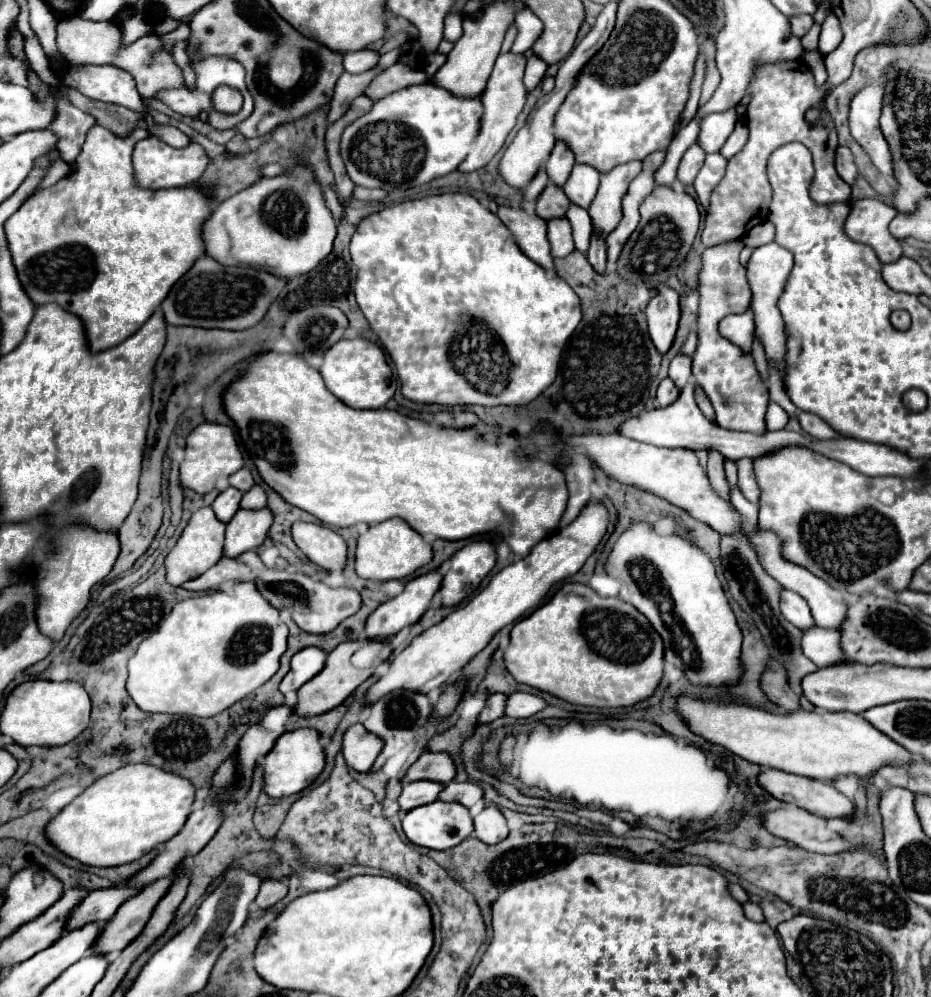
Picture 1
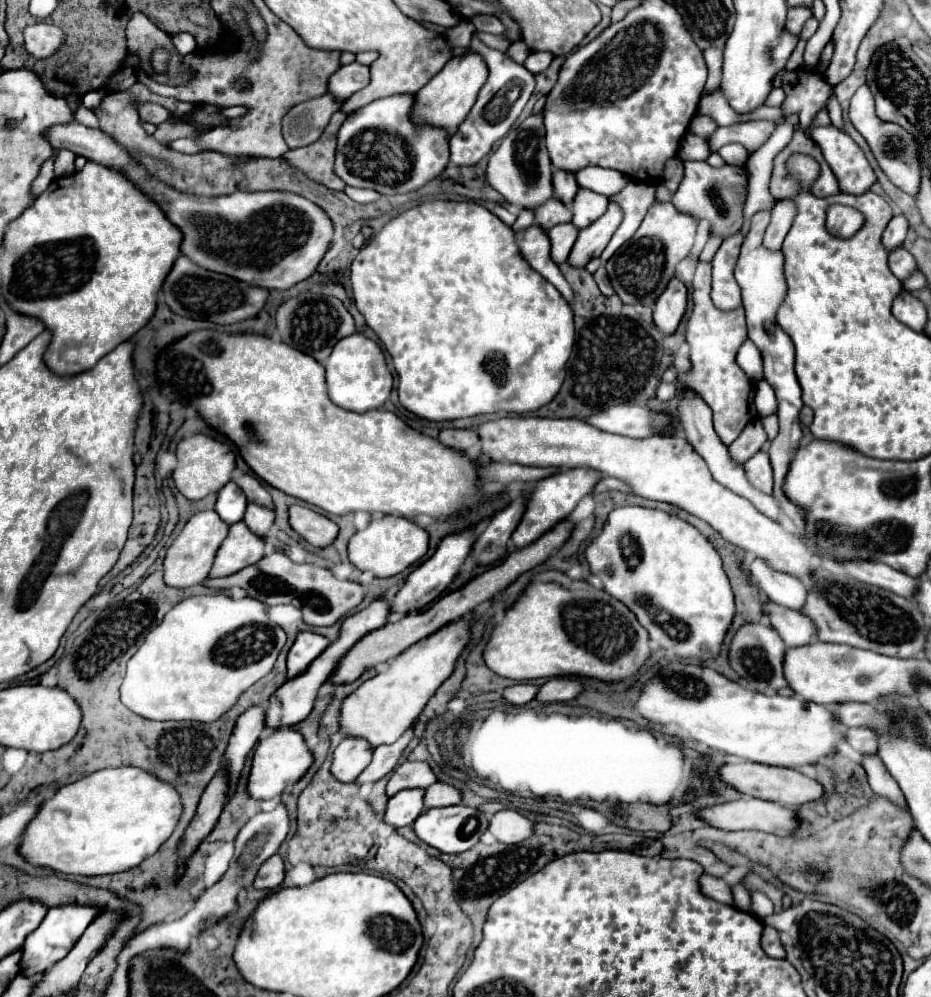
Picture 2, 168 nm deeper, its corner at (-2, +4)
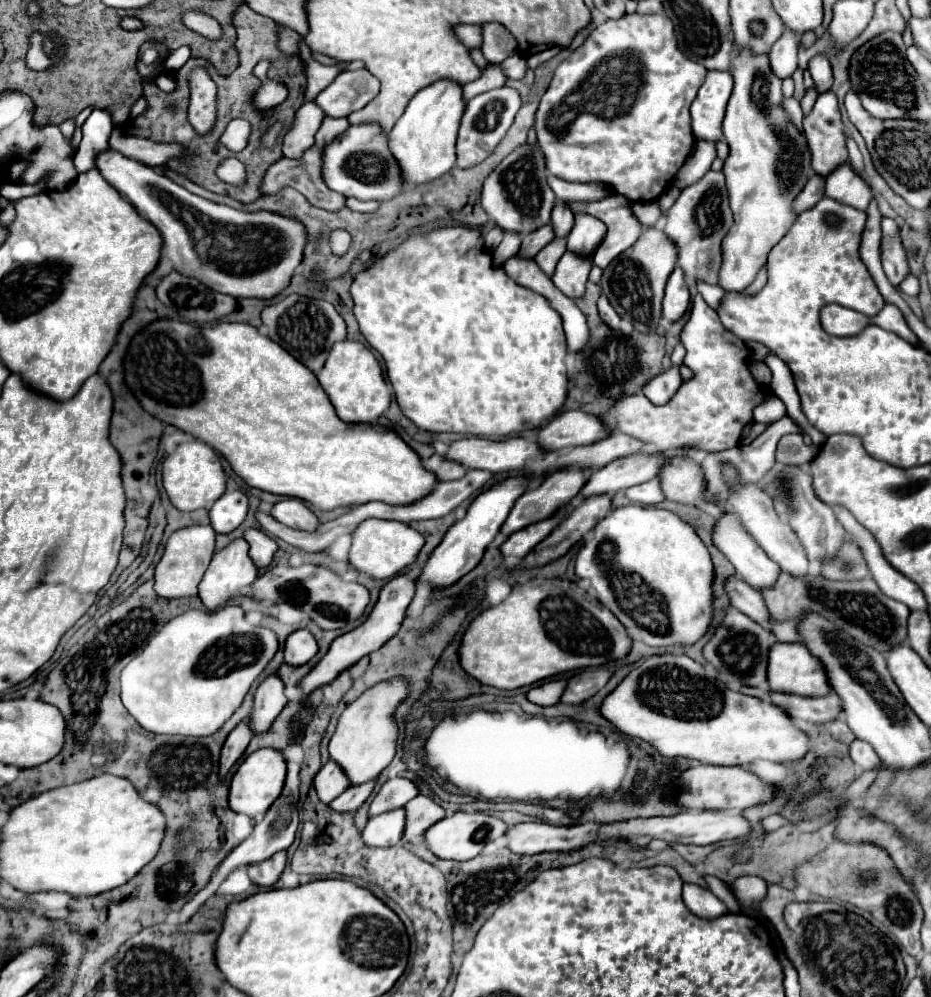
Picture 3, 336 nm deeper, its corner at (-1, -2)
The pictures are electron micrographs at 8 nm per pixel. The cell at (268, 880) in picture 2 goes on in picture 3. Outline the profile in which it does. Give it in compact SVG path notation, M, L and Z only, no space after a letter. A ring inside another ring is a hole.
M277 852L277 854L273 854L273 858L249 866L247 872L249 872L249 878L251 878L253 884L271 888L271 886L279 880L279 876L281 876L285 864L287 864L285 852Z

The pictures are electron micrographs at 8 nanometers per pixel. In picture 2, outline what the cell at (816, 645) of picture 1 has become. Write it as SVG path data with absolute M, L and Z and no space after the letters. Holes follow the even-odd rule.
M766 602L764 604L764 616L768 618L768 624L782 636L782 640L786 642L786 646L794 648L796 644L808 644L808 642L814 642L814 624L802 616L800 612L796 610L790 610L790 608L782 608L774 602Z

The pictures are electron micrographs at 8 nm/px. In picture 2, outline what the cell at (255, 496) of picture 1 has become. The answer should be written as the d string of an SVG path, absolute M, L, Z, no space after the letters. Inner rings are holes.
M248 504L244 514L244 524L260 538L266 538L272 524L274 524L274 512L268 508L262 508L258 504Z

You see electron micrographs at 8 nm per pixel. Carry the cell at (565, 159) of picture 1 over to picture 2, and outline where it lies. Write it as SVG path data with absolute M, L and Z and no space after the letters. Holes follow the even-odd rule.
M556 172L554 176L554 196L564 202L566 206L572 204L574 196L578 192L578 184L576 184L576 178L574 174L570 172Z

